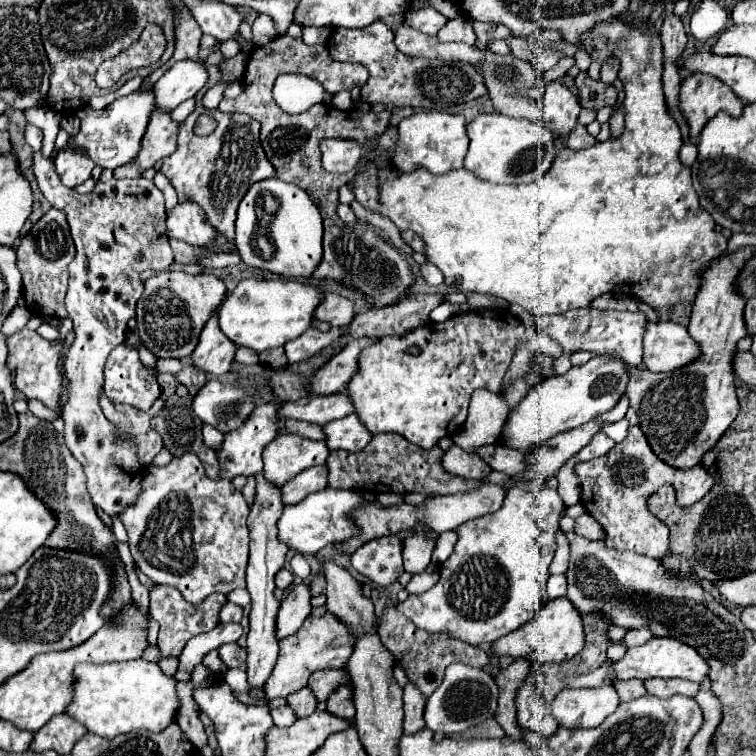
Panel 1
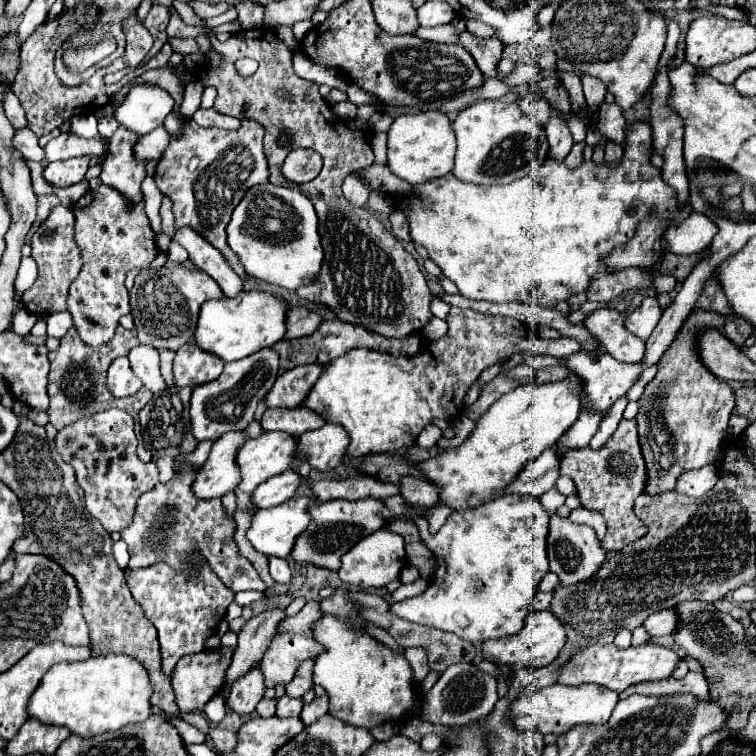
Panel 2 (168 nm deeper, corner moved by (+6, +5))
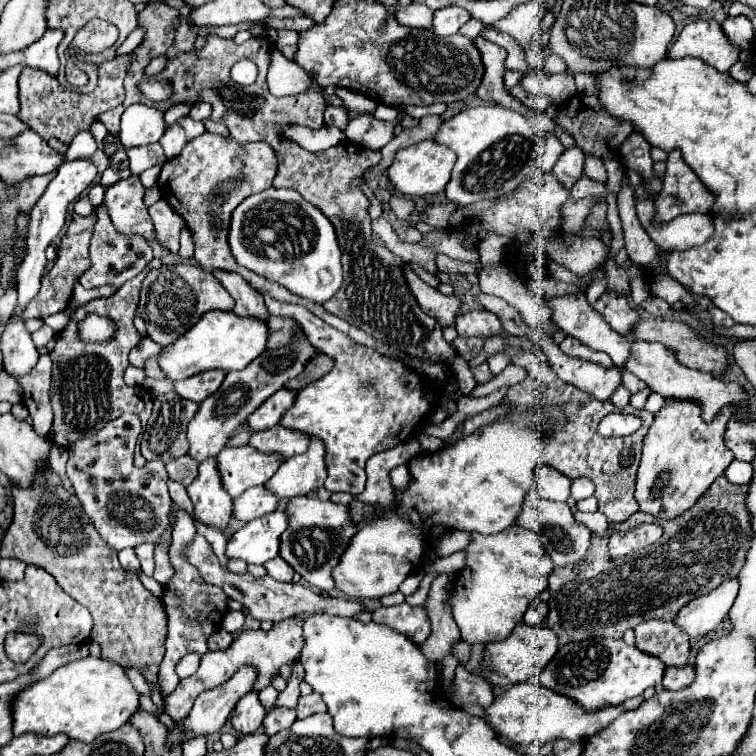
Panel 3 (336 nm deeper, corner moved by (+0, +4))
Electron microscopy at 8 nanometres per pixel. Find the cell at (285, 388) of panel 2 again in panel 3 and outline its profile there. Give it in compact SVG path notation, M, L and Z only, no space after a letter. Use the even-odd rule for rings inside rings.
M286 388L278 390L276 394L272 394L272 398L268 398L268 402L264 402L264 406L260 406L252 416L246 418L244 426L250 432L262 432L276 426L282 414L292 406L294 398L296 398L296 392L290 392Z

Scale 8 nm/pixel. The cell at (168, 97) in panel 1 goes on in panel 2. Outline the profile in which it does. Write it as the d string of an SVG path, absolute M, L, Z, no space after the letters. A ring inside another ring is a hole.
M134 85L126 101L116 109L114 117L126 129L138 135L146 135L160 127L166 115L172 111L172 97L158 85Z

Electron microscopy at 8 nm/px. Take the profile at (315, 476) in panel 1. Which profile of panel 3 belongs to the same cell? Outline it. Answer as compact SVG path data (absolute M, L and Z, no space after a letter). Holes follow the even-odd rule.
M256 486L252 490L246 490L238 498L234 498L232 516L236 520L250 522L268 512L274 512L276 506L278 506L278 498L272 498L272 494L268 494L268 490L264 490L264 486Z

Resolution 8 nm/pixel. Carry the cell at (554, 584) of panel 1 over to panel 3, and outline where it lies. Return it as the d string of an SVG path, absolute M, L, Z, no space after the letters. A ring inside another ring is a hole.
M534 600L530 606L528 606L528 612L526 612L526 618L524 618L524 624L528 626L540 626L544 622L548 614L548 606L540 600Z

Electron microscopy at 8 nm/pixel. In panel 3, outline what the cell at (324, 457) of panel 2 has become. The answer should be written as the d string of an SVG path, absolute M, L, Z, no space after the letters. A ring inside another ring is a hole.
M318 438L310 440L310 446L304 454L284 462L276 474L264 484L278 500L306 496L308 492L318 490L324 484L324 444Z

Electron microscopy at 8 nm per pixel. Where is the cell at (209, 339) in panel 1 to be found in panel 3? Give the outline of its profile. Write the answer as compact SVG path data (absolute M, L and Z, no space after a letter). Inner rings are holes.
M208 370L204 374L196 374L184 382L176 382L174 390L182 398L200 404L220 388L224 376L226 376L226 372L222 372L222 370Z

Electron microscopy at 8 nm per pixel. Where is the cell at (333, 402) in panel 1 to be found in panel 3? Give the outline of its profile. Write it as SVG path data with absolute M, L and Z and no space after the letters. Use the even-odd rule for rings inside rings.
M276 424L272 430L252 434L250 446L262 454L278 454L282 460L288 460L296 454L302 454L308 448L310 438L296 434L296 430L284 430L284 426Z

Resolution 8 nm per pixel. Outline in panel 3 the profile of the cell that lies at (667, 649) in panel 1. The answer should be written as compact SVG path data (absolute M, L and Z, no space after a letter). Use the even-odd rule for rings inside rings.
M590 638L562 644L542 670L540 684L574 700L586 712L598 712L604 706L620 706L624 700L640 696L646 688L660 686L664 670L666 666L658 658L636 650L636 646L626 646L624 640Z

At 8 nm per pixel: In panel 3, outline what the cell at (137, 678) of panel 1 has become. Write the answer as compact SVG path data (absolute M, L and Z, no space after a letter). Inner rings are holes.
M82 658L56 668L48 678L42 678L22 688L12 700L12 732L14 736L34 732L44 736L66 734L70 740L92 742L96 736L114 732L128 722L140 706L138 692L130 684L120 664L104 658ZM70 728L70 730L46 730Z

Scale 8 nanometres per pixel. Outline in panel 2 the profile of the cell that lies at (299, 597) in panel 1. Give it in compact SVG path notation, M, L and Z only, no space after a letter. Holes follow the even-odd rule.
M274 607L256 617L252 617L238 633L238 649L232 655L232 663L226 671L226 683L234 683L238 675L260 663L264 651L278 633L278 625L286 619L286 609Z

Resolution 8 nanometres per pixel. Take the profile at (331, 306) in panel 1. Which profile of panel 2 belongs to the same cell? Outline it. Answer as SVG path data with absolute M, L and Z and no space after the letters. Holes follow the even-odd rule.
M294 307L288 311L286 317L286 339L294 337L306 337L318 329L318 325L324 321L320 311L312 311L308 307Z

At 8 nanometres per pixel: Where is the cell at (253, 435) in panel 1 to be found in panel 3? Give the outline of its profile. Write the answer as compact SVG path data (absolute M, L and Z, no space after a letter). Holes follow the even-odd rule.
M210 458L208 462L202 462L198 470L200 474L186 488L188 498L194 504L192 516L196 522L224 530L230 520L232 498L228 498L228 494L224 494L224 488L220 486L220 472L216 470L216 460Z

